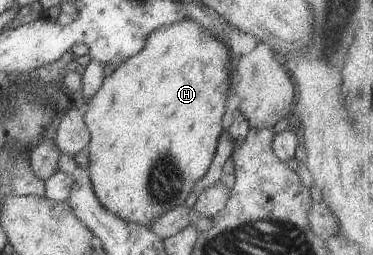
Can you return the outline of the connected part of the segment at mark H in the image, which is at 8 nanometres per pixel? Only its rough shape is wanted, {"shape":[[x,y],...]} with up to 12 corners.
{"shape":[[151,30],[83,107],[86,171],[146,227],[223,132],[230,51]]}

